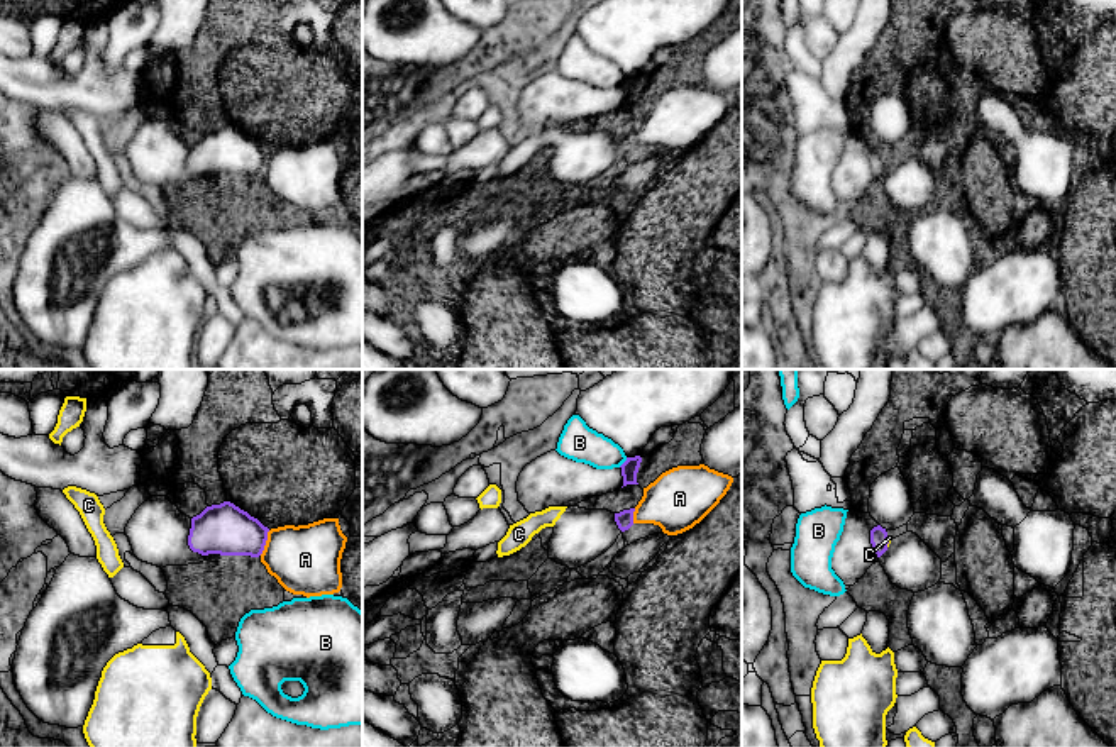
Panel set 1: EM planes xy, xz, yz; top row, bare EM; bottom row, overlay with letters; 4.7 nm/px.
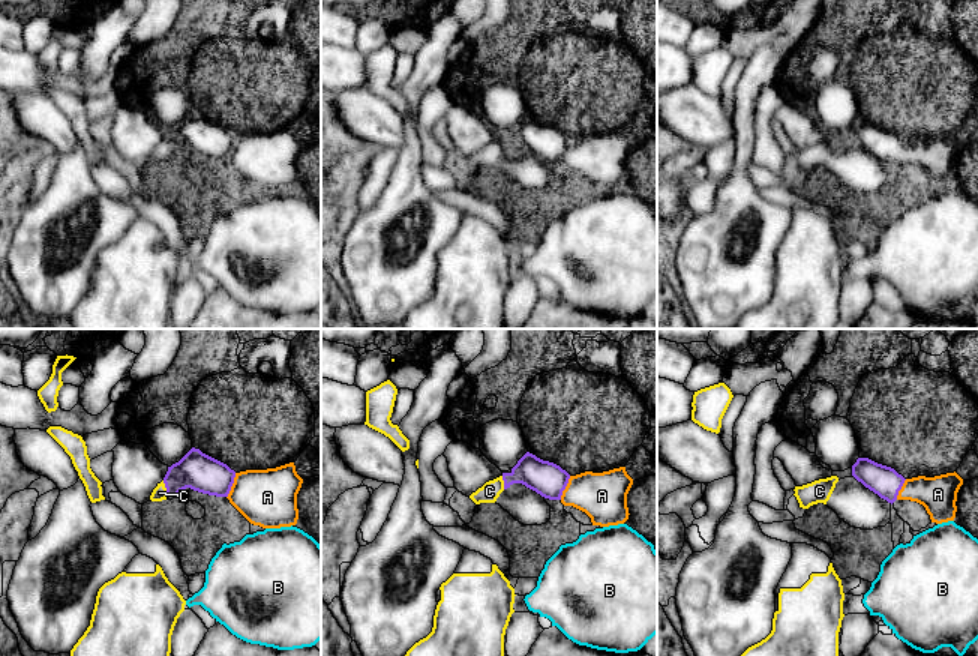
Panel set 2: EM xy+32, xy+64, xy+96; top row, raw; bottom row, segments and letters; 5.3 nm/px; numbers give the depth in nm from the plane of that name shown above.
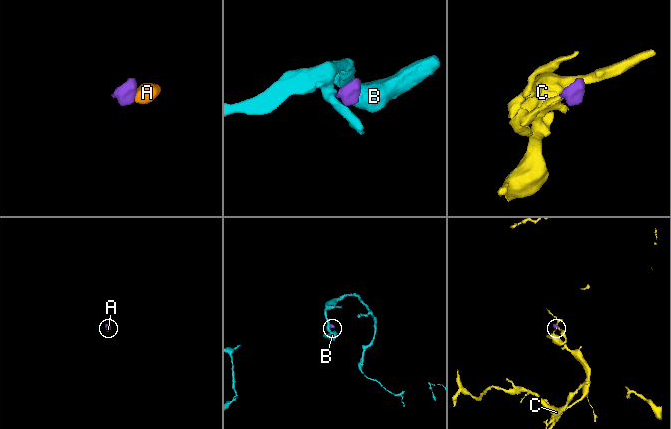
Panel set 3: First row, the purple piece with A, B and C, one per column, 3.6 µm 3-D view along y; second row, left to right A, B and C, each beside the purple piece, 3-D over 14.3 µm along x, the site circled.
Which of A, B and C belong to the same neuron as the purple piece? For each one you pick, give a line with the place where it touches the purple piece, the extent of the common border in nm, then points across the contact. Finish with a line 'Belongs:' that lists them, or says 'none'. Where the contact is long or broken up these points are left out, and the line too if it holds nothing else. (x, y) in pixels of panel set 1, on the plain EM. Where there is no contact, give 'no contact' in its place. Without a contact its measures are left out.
A: xy (265, 163) | 130 nm | across xy (224, 149), (265, 163), (305, 180)
C: yz (888, 163) | 50 nm | across yz (879, 160), (888, 163), (889, 158)
Belongs: A, C

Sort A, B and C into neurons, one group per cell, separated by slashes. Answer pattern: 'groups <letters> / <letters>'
groups A C / B

